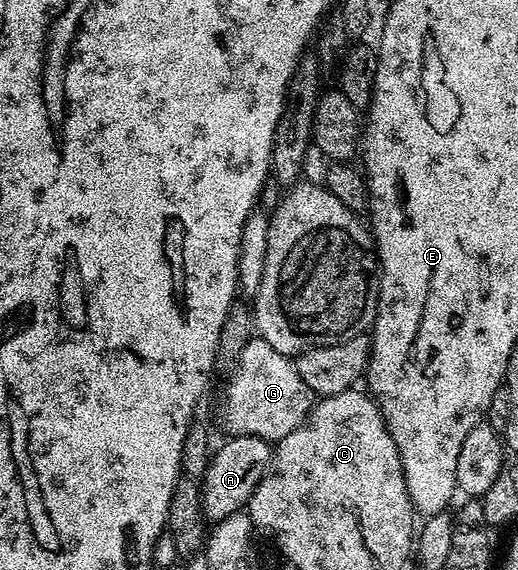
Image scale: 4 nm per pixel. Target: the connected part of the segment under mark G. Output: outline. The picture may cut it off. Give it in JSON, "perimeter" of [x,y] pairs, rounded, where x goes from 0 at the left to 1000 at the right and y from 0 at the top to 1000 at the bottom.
{"perimeter":[[[500,595],[475,602],[448,649],[452,649],[448,663],[432,682],[432,746],[442,753],[438,756],[442,761],[459,767],[467,763],[506,767],[519,777],[531,777],[560,763],[560,756],[568,756],[595,737],[606,709],[606,693],[598,679],[591,679],[583,658],[575,658],[569,639],[550,621],[529,616],[521,602]]]}

